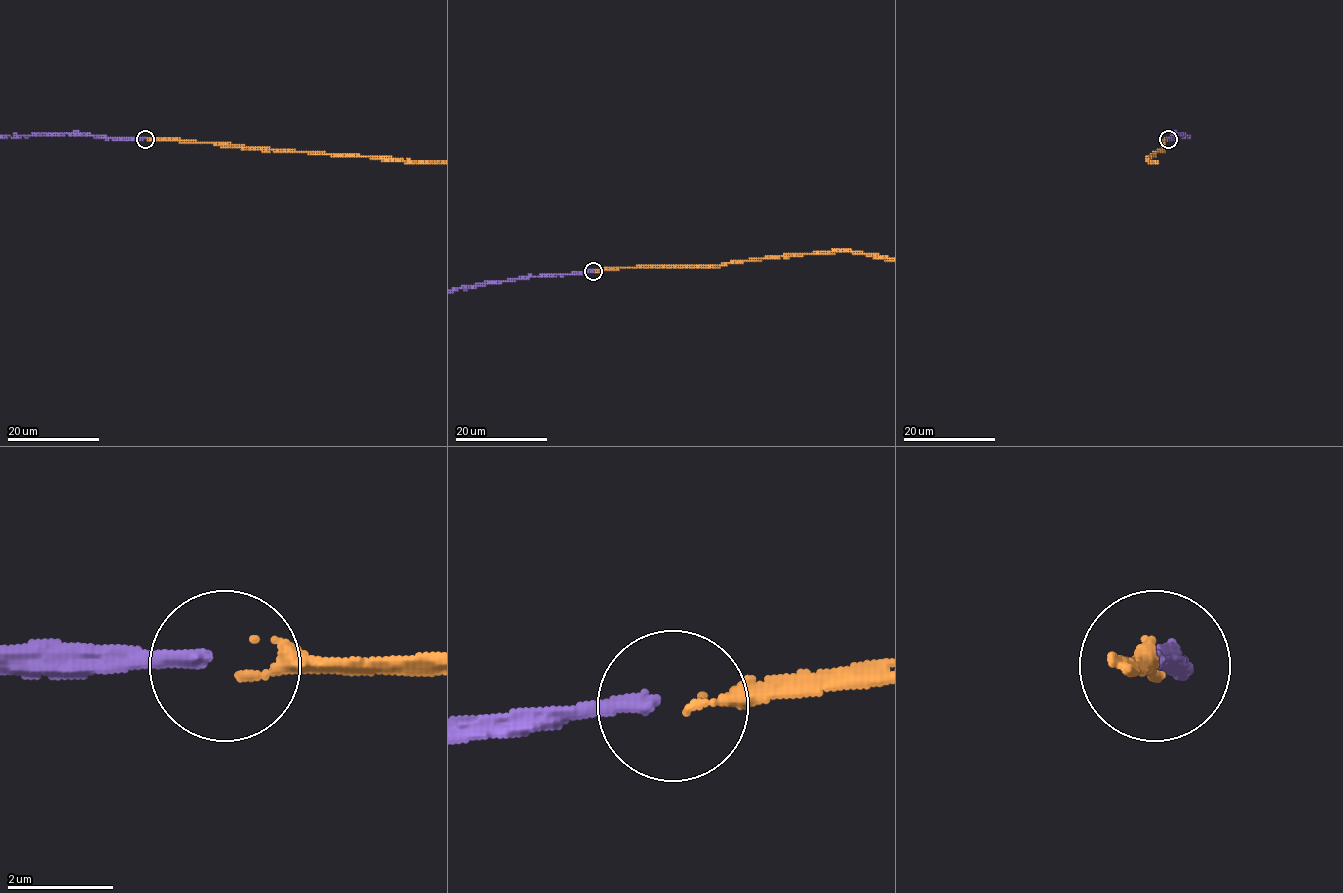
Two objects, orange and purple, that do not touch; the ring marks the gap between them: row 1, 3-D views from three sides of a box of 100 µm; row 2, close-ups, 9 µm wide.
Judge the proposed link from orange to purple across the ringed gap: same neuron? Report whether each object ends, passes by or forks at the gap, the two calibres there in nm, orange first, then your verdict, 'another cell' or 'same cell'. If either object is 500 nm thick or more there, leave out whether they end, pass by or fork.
orange passes by | purple ends | 110/320 nm | same cell

